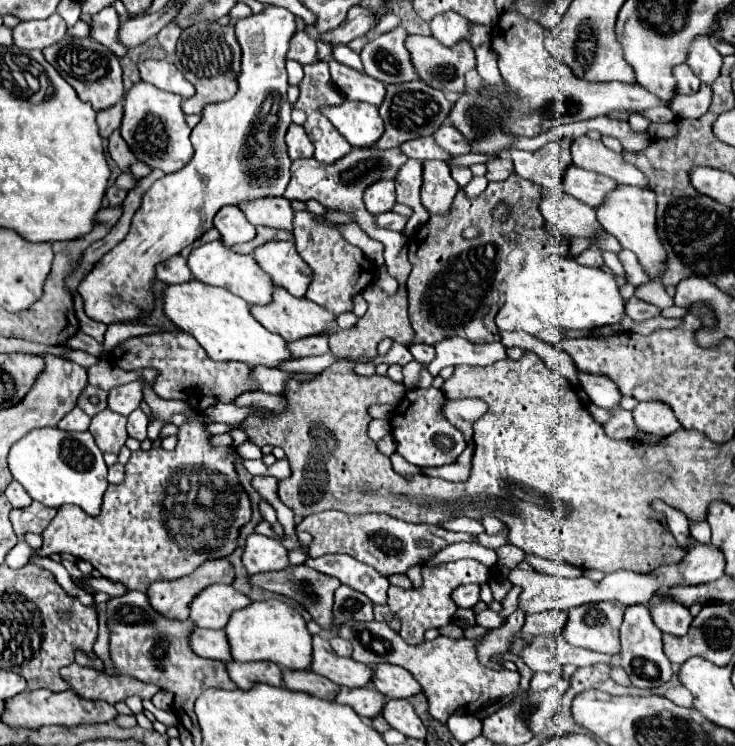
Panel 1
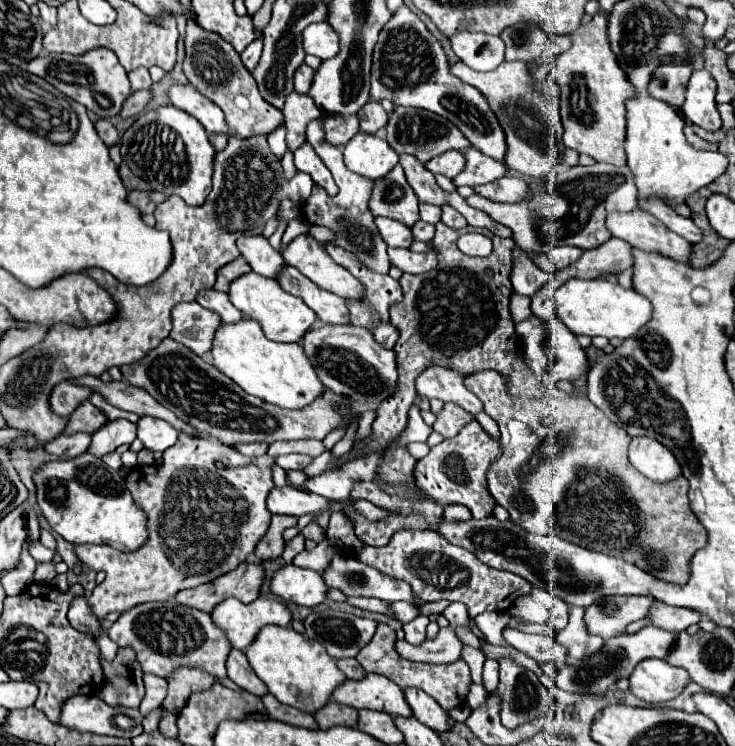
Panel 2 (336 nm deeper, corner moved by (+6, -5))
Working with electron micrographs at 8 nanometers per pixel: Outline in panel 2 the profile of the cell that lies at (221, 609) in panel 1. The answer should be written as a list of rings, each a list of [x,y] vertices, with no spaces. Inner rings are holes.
[[[262,597],[252,603],[226,599],[212,611],[212,621],[226,633],[228,641],[236,649],[246,649],[264,625],[284,627],[290,623],[290,619],[290,611],[284,603]]]

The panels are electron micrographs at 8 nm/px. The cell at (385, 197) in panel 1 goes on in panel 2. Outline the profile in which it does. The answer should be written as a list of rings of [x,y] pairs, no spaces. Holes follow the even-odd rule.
[[[376,217],[374,219],[382,239],[386,241],[386,245],[390,247],[410,247],[412,243],[412,233],[406,225],[402,225],[400,221],[394,221],[394,219],[388,219],[388,217]]]

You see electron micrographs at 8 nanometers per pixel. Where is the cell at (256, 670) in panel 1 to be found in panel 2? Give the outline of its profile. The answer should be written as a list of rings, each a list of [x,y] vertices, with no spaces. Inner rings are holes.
[[[270,693],[262,695],[262,703],[264,703],[264,707],[272,719],[278,719],[278,721],[284,721],[290,725],[298,725],[298,727],[306,727],[306,729],[318,729],[314,717],[310,713],[304,713],[296,707],[284,705],[284,703],[276,701]]]

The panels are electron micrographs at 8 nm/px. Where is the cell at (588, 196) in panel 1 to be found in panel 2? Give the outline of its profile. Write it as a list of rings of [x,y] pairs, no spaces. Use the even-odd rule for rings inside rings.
[[[634,209],[630,213],[610,213],[606,217],[606,227],[614,237],[628,241],[632,247],[664,253],[680,263],[688,263],[690,243],[684,237],[670,233],[670,229],[666,229],[666,225],[662,225],[652,213],[642,209]]]

